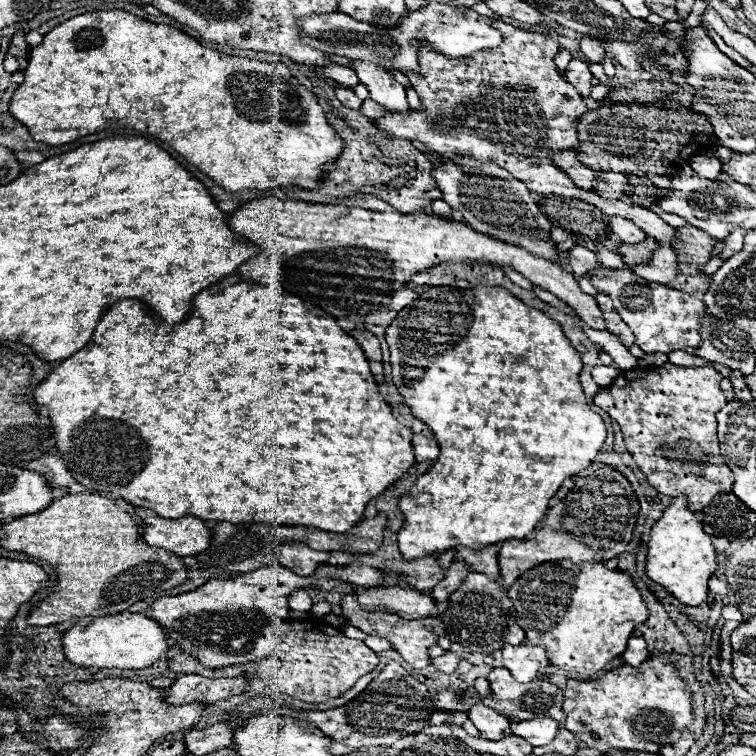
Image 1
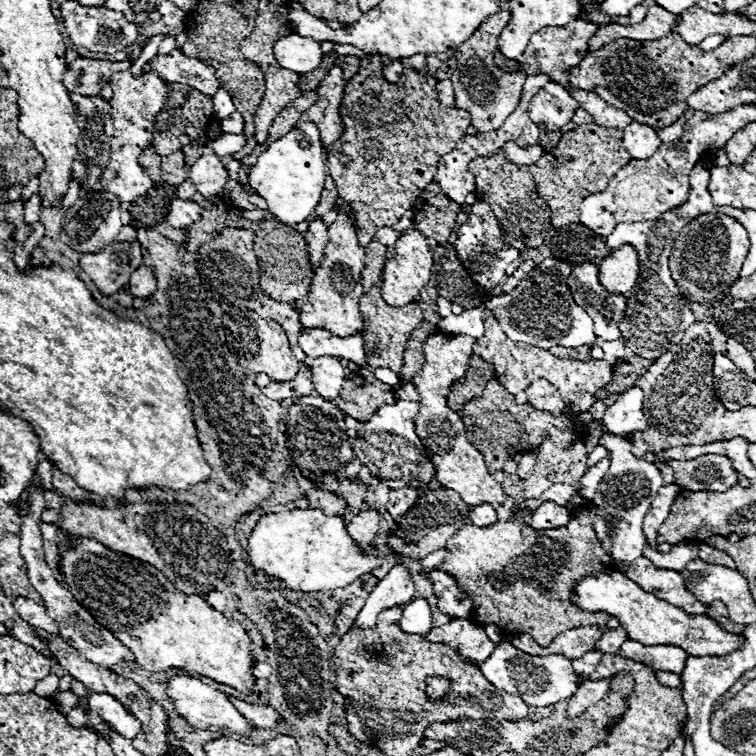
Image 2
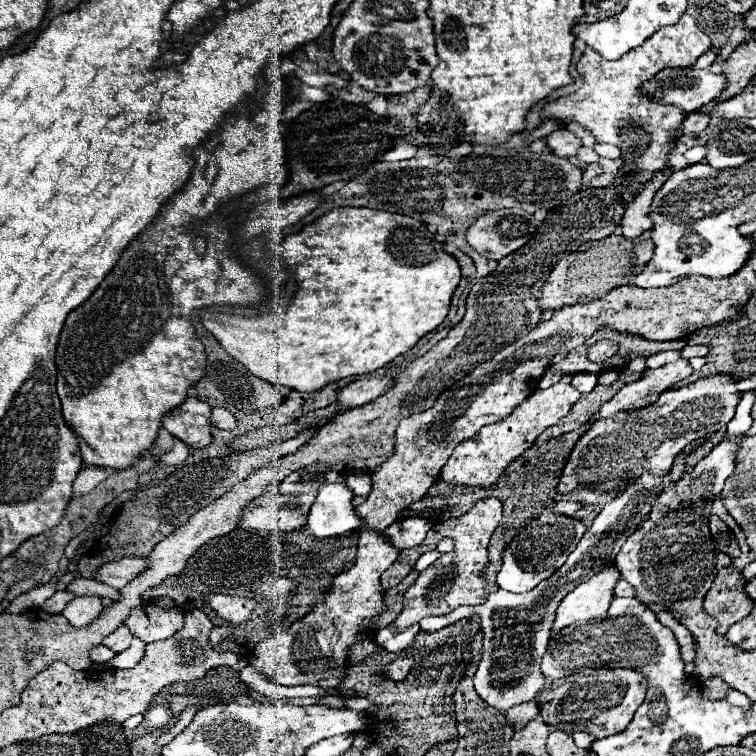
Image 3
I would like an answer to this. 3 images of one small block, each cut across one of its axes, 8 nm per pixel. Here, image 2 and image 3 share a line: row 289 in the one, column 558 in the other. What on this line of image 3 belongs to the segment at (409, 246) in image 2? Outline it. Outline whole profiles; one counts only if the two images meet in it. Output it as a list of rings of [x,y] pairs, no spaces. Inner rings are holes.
[[[556,382],[546,390],[536,388],[530,396],[526,396],[520,402],[518,408],[514,408],[514,412],[508,418],[484,426],[480,434],[476,434],[474,438],[460,442],[454,448],[452,456],[448,458],[446,466],[442,468],[440,478],[446,484],[454,486],[480,486],[480,488],[494,486],[508,468],[508,464],[512,464],[518,456],[522,456],[546,428],[558,424],[570,412],[570,408],[578,398],[580,392],[564,382]]]

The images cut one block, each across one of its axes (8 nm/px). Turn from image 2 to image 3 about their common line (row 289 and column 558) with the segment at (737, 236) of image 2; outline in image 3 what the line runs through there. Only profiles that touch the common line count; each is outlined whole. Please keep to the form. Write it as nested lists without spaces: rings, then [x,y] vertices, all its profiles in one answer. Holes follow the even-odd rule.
[[[582,668],[576,674],[554,680],[548,688],[544,688],[536,700],[540,706],[540,716],[546,724],[562,726],[562,732],[586,732],[596,740],[620,734],[628,722],[632,720],[636,708],[644,700],[646,680],[628,668]]]

